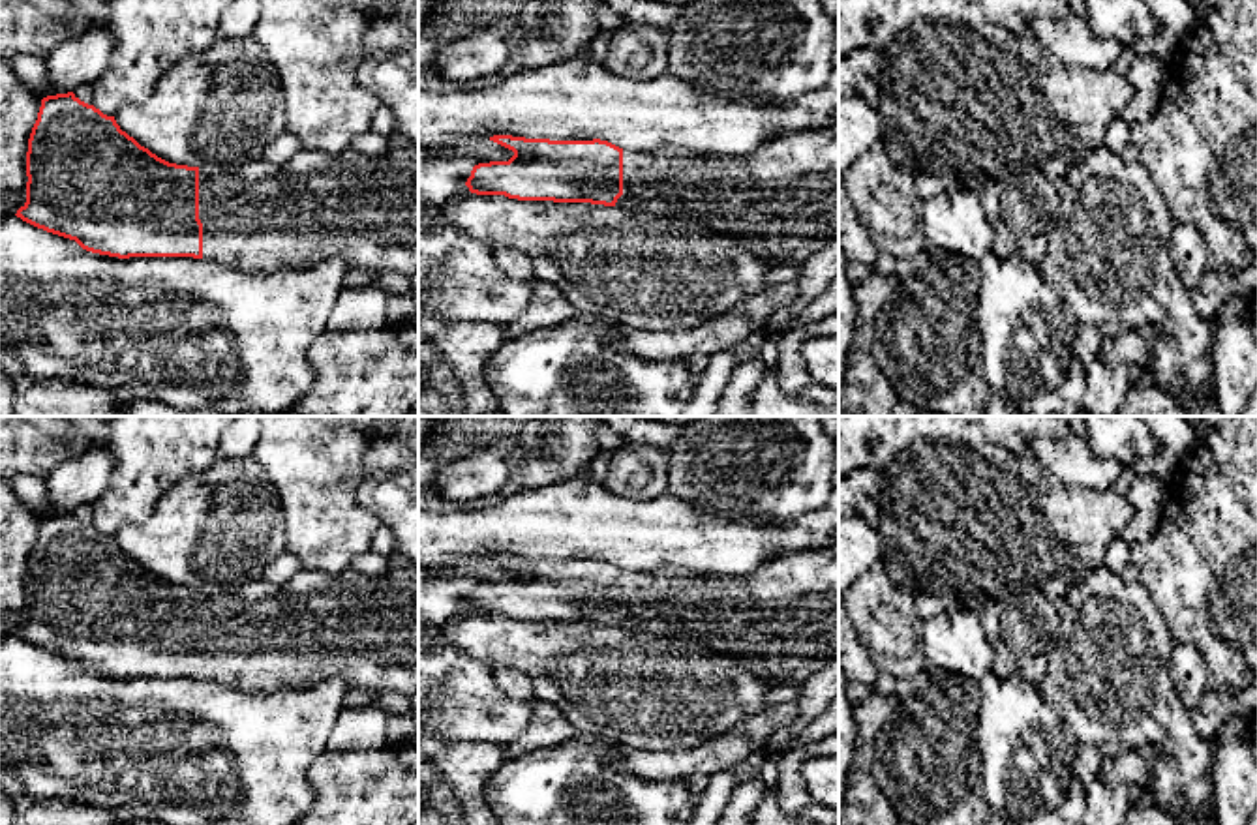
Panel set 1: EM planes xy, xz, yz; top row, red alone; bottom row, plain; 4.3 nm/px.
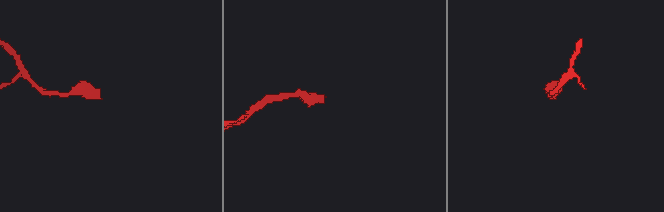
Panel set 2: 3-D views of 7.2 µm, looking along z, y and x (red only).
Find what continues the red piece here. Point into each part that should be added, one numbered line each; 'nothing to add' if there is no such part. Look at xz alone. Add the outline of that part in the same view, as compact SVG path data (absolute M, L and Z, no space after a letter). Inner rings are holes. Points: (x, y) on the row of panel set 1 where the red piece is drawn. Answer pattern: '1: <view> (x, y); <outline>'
1: xz (781, 201); M839 122L782 133L741 156L677 146L623 150L623 195L615 206L707 223L735 236L767 266L803 264L839 242Z

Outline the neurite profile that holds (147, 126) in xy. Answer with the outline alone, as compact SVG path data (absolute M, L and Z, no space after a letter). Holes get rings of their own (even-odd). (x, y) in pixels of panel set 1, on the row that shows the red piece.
M220 36L210 47L174 64L144 103L122 107L114 120L141 146L169 163L227 167L263 159L266 146L285 129L283 116L280 73L261 43L253 36Z

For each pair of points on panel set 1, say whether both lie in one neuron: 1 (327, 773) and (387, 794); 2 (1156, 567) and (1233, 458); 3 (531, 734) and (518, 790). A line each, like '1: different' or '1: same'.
1: same
2: same
3: different

